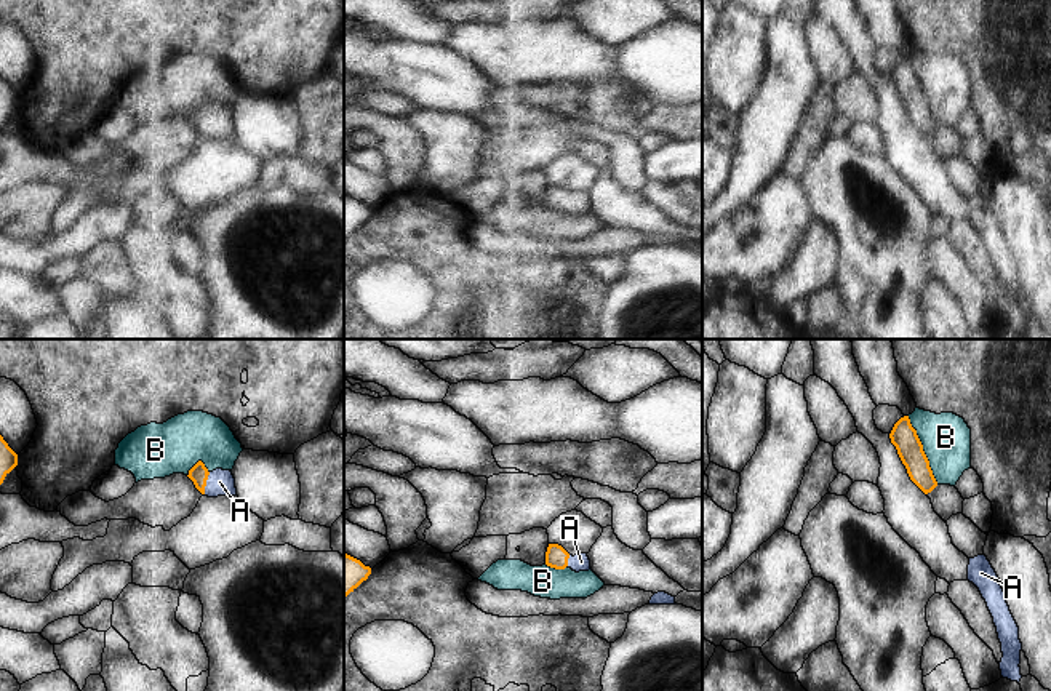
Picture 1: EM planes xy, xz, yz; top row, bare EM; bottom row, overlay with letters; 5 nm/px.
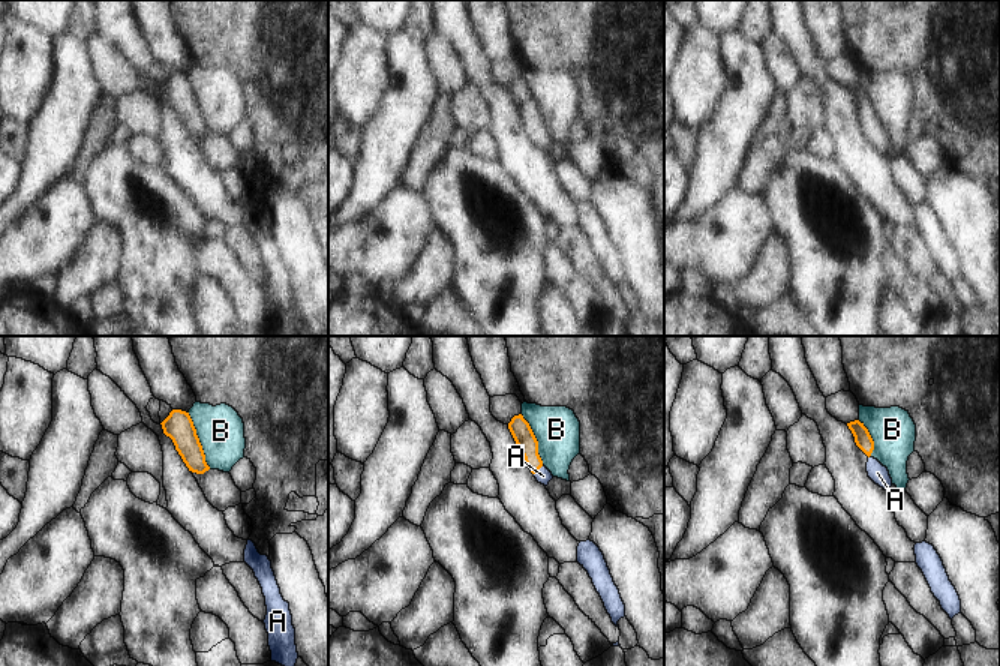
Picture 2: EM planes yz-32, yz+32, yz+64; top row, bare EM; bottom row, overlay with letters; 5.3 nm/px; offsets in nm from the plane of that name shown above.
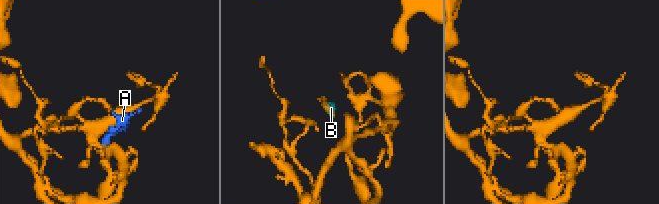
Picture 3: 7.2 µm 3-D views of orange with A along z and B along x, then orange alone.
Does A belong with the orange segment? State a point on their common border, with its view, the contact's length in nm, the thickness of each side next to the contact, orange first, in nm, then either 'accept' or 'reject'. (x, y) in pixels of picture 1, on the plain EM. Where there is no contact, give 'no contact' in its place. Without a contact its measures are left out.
xy (205, 125) | 120 nm | 100/130 nm | accept

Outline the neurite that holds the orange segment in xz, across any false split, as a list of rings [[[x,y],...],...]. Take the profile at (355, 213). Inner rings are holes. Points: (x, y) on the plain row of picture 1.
[[[344,194],[344,240],[371,216],[371,210]]]

